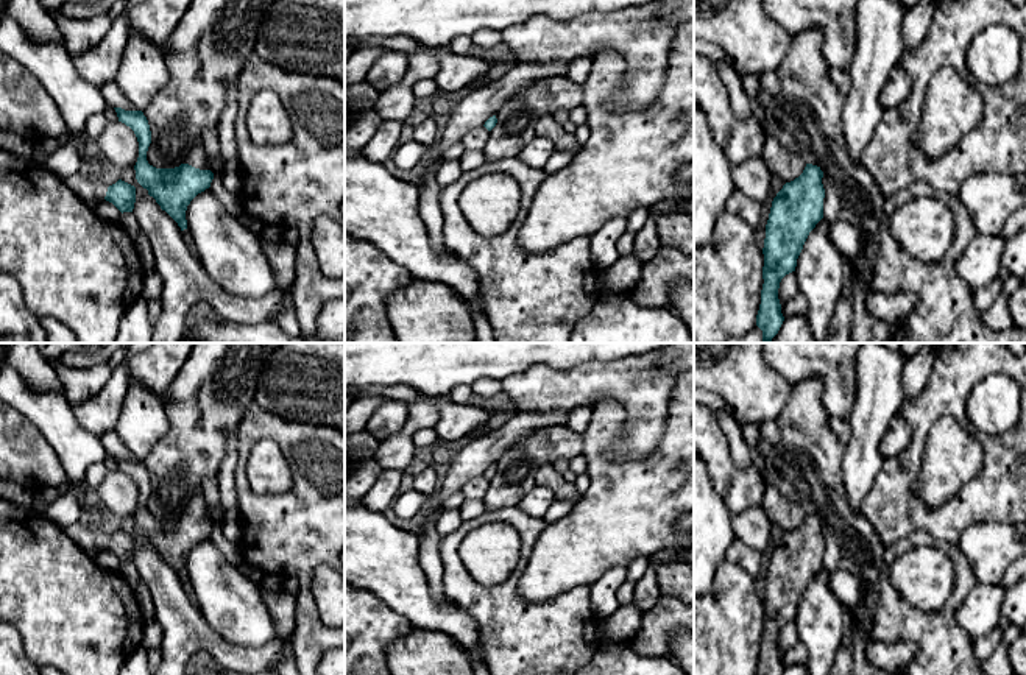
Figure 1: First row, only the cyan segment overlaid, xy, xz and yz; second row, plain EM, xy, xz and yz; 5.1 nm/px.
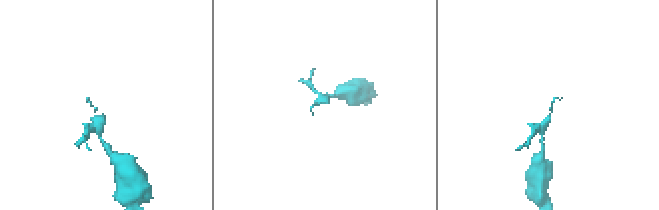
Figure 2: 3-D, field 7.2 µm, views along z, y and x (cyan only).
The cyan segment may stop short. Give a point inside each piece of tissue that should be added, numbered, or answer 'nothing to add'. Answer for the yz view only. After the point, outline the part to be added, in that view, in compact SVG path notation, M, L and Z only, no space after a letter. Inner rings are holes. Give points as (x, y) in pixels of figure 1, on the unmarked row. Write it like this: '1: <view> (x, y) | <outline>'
nothing to add

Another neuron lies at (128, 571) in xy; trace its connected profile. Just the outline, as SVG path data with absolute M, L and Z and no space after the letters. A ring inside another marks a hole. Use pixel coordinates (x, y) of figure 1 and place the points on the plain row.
M133 561L120 563L119 572L123 577L123 580L136 591L142 578L134 563Z

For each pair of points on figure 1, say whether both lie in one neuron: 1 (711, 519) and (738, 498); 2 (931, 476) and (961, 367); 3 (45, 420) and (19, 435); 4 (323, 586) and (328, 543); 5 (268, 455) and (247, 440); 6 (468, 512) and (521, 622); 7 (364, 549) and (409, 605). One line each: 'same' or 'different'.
1: different
2: different
3: different
4: different
5: different
6: different
7: same

